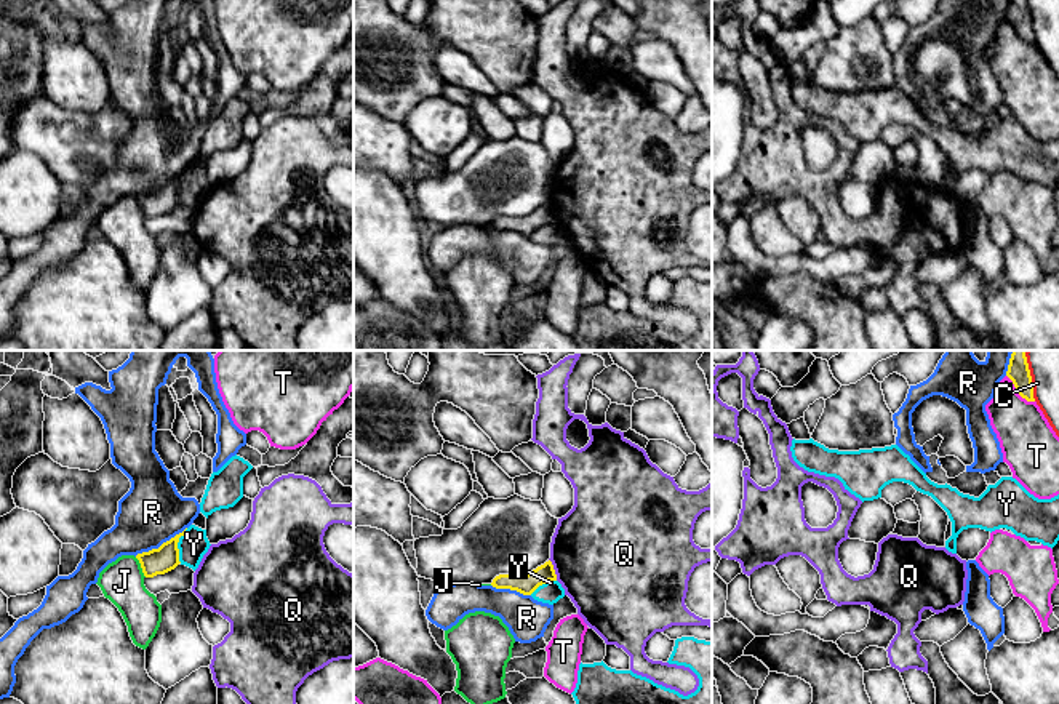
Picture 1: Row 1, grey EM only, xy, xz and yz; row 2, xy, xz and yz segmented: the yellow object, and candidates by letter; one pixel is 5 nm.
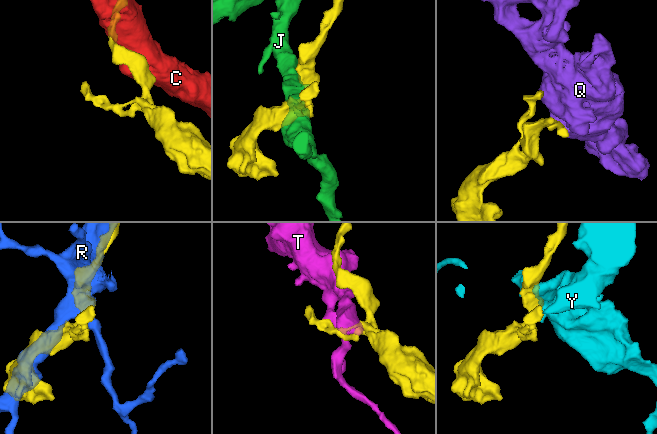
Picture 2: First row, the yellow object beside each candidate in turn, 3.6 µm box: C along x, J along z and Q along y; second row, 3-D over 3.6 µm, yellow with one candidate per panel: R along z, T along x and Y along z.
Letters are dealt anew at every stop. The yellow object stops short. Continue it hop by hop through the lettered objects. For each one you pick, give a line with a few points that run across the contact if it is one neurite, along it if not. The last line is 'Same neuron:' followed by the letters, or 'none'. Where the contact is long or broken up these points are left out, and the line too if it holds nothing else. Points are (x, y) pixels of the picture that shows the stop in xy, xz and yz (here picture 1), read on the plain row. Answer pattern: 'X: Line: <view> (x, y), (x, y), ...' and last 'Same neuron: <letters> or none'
Same neuron: none

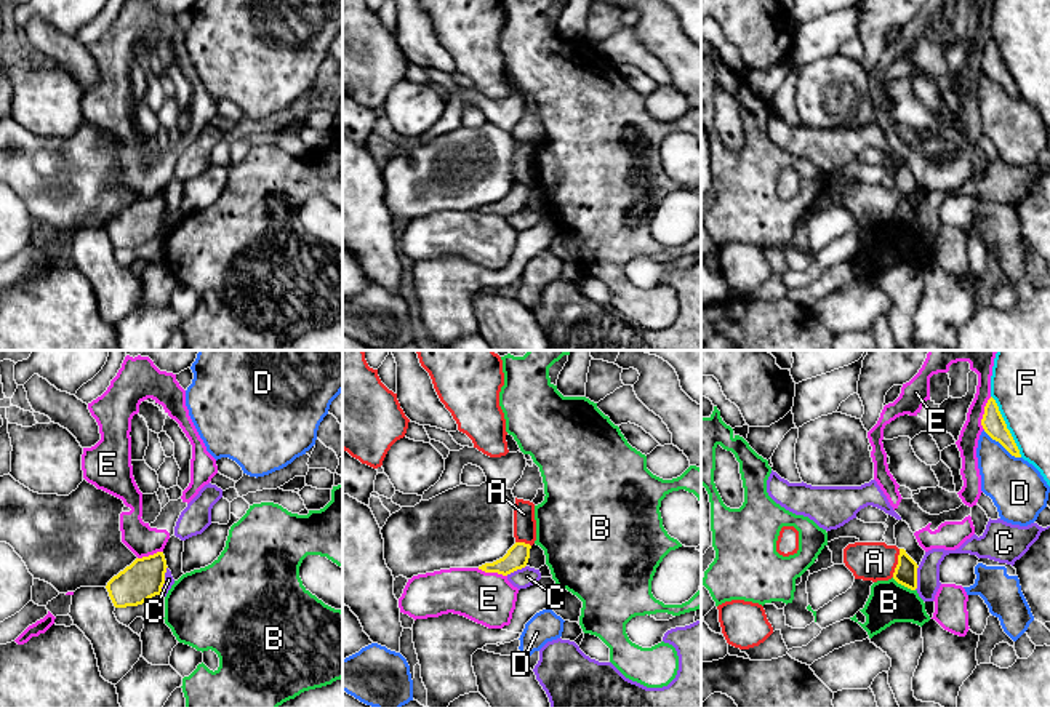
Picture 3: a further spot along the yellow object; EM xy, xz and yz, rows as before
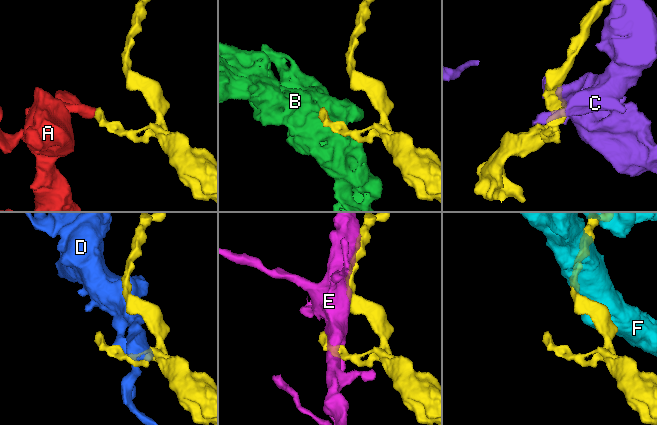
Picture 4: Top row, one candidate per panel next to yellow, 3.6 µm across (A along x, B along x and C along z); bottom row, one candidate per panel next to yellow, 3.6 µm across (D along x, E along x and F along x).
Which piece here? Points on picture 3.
Same neuron: none

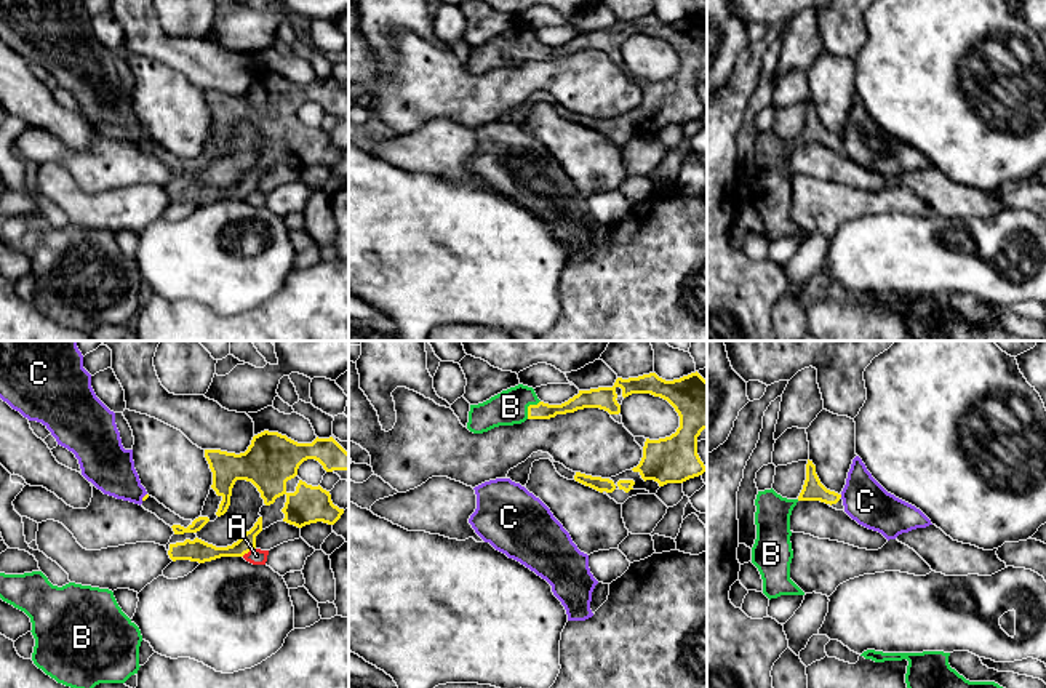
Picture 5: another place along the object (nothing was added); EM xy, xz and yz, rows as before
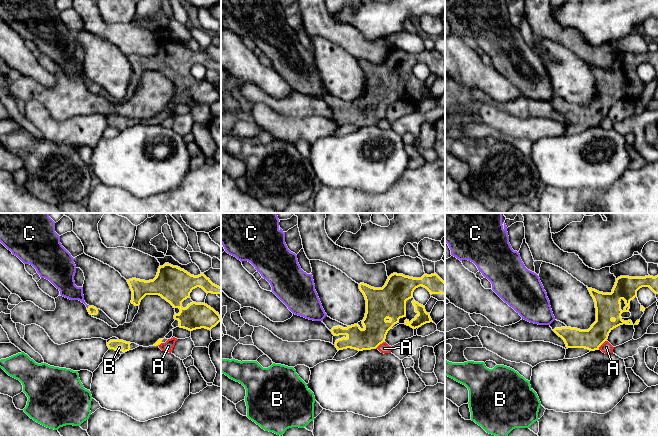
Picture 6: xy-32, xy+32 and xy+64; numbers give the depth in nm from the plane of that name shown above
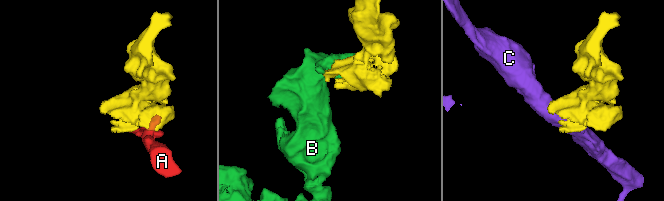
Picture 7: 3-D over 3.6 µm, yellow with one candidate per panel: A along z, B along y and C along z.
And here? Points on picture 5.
Same neuron: B

